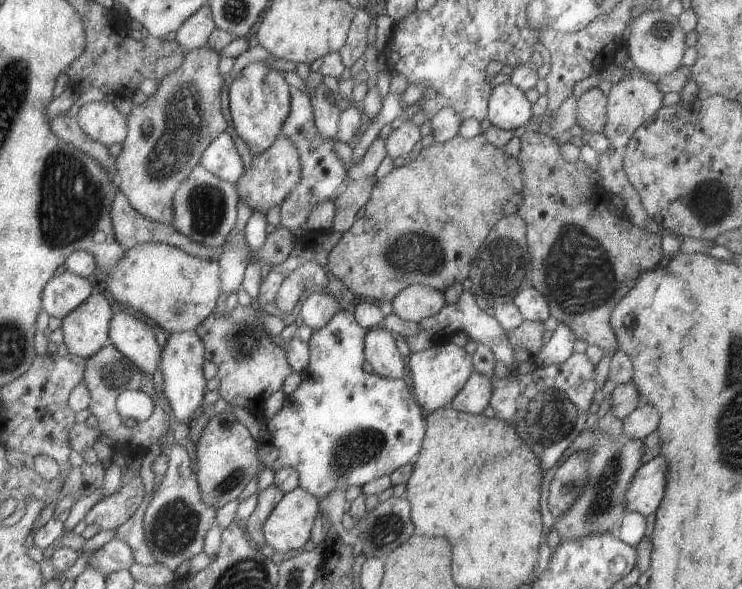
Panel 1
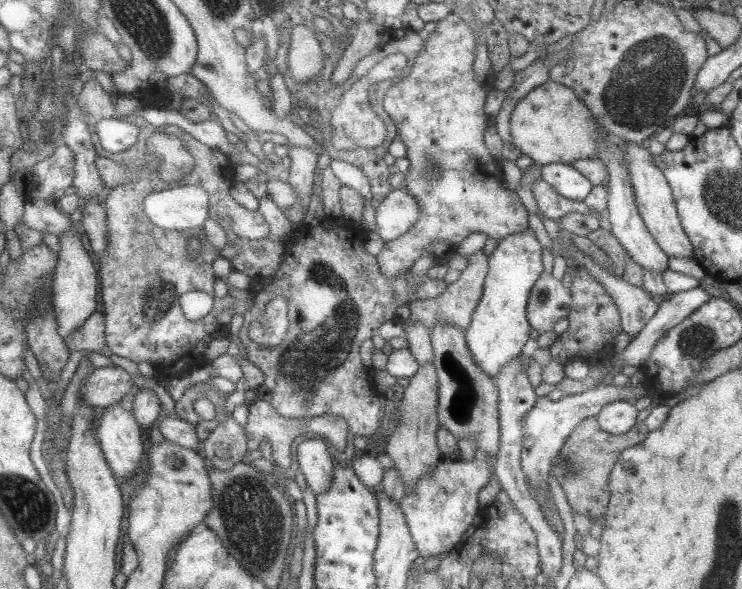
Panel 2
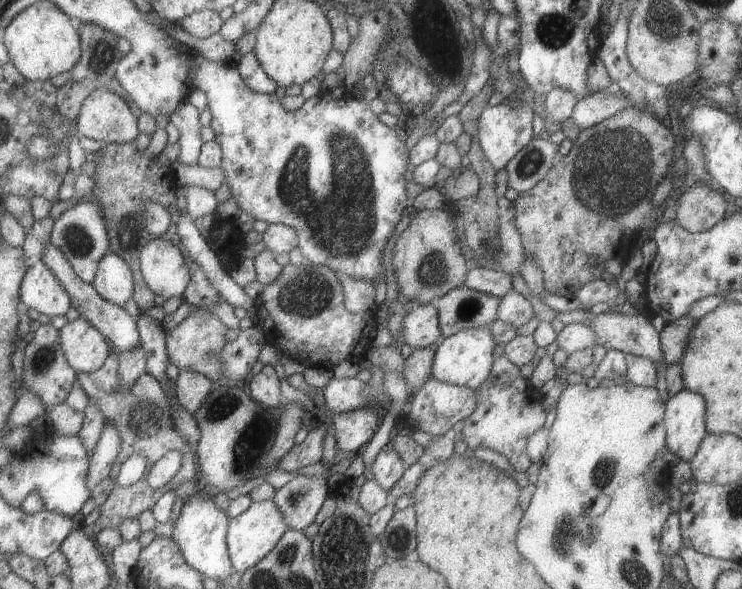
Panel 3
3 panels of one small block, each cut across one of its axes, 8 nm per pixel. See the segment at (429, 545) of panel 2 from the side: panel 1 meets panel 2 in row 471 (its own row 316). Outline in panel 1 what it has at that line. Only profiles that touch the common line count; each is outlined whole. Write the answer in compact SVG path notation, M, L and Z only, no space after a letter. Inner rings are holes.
M474 291L464 292L461 298L459 298L459 302L455 304L447 303L439 314L425 318L424 321L419 322L419 326L423 330L417 336L404 338L412 353L428 350L431 346L445 344L459 332L465 332L477 344L481 343L487 346L492 351L496 361L505 365L510 372L518 368L518 363L514 360L514 351L512 350L511 344L509 344L509 340L507 340L507 336L505 336L505 331L499 326L499 322L495 320L495 317L487 315L484 310L479 308L479 304L475 300Z

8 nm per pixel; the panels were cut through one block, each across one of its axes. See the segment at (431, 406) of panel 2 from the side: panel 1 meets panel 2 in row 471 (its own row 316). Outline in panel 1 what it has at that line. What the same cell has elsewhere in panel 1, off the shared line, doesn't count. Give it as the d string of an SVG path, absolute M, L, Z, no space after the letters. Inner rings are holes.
M417 284L408 286L391 303L393 311L403 320L419 323L439 314L448 303L446 293L433 286Z

